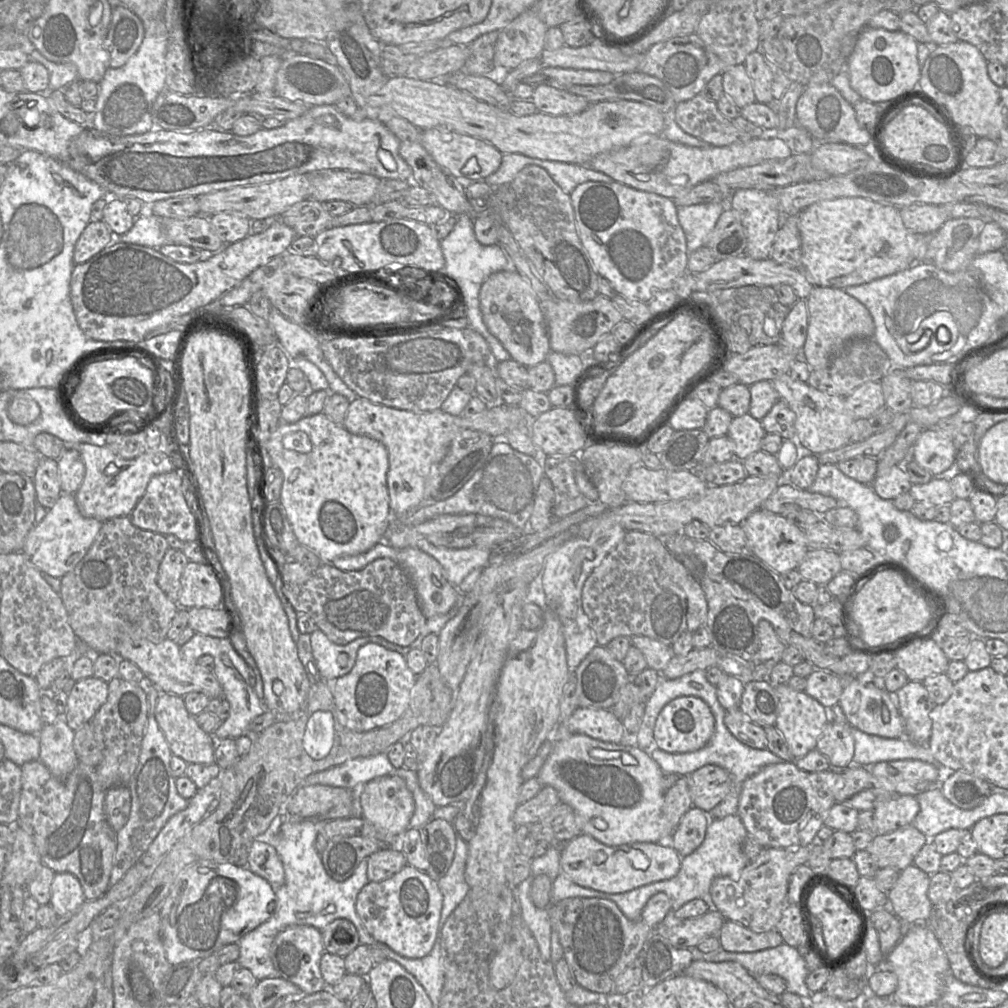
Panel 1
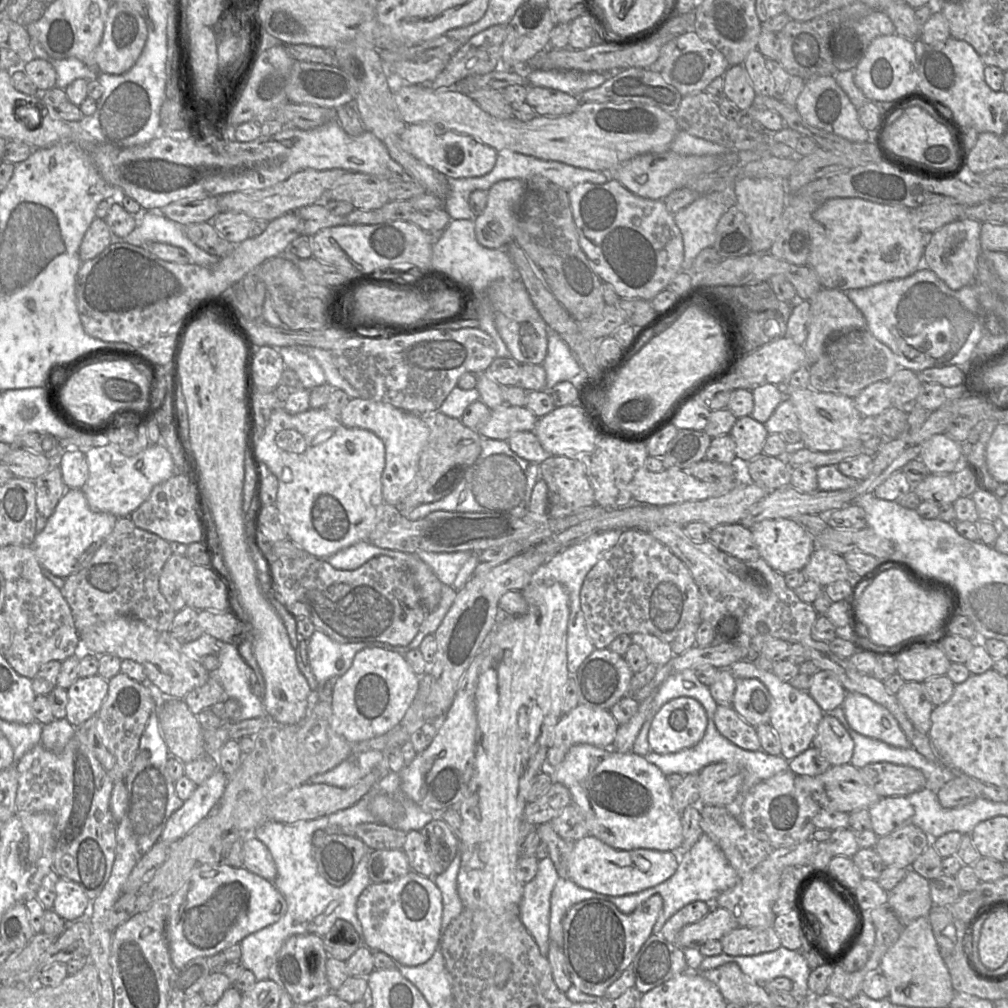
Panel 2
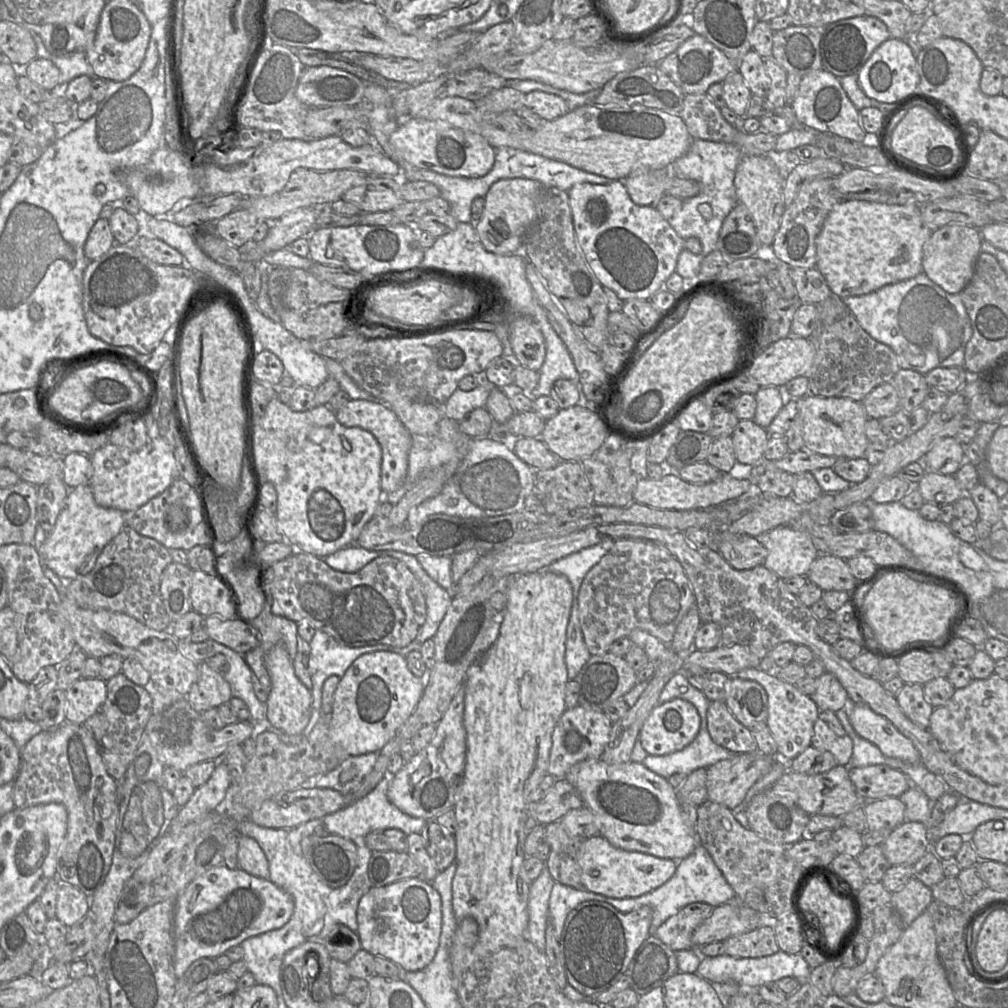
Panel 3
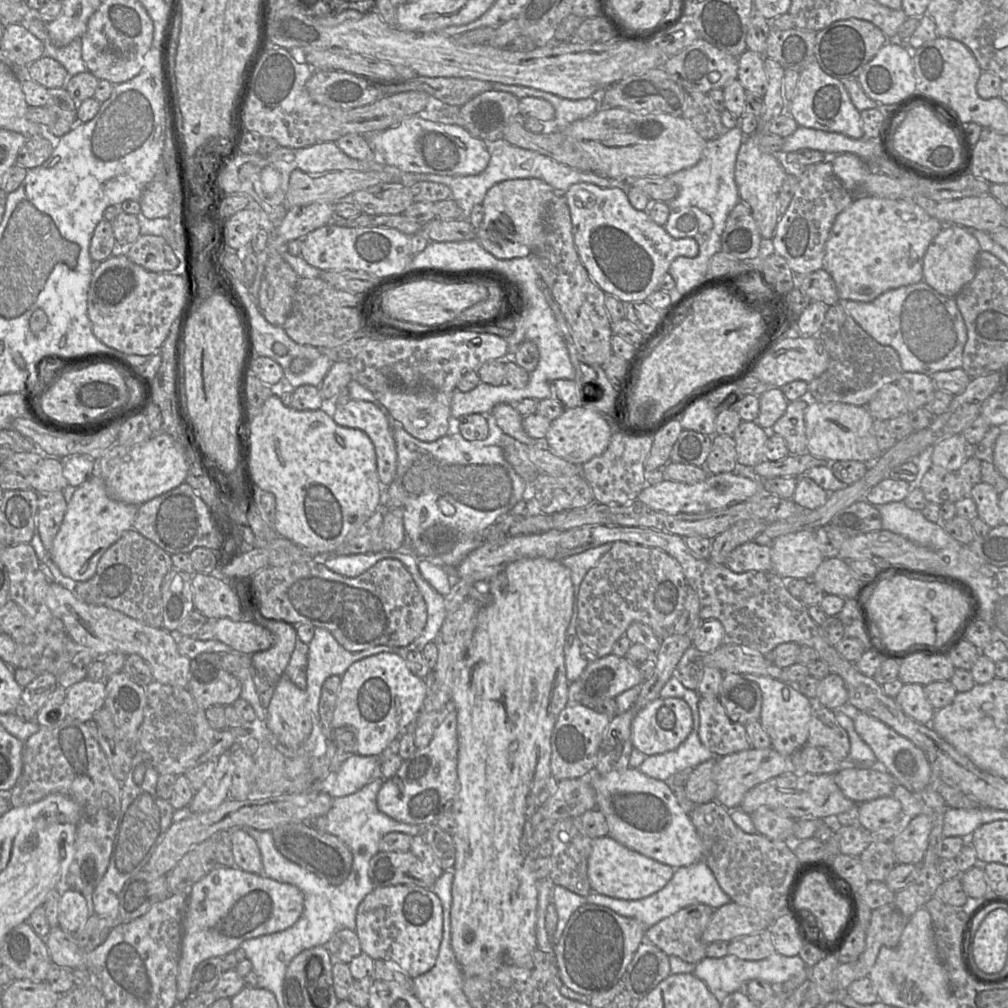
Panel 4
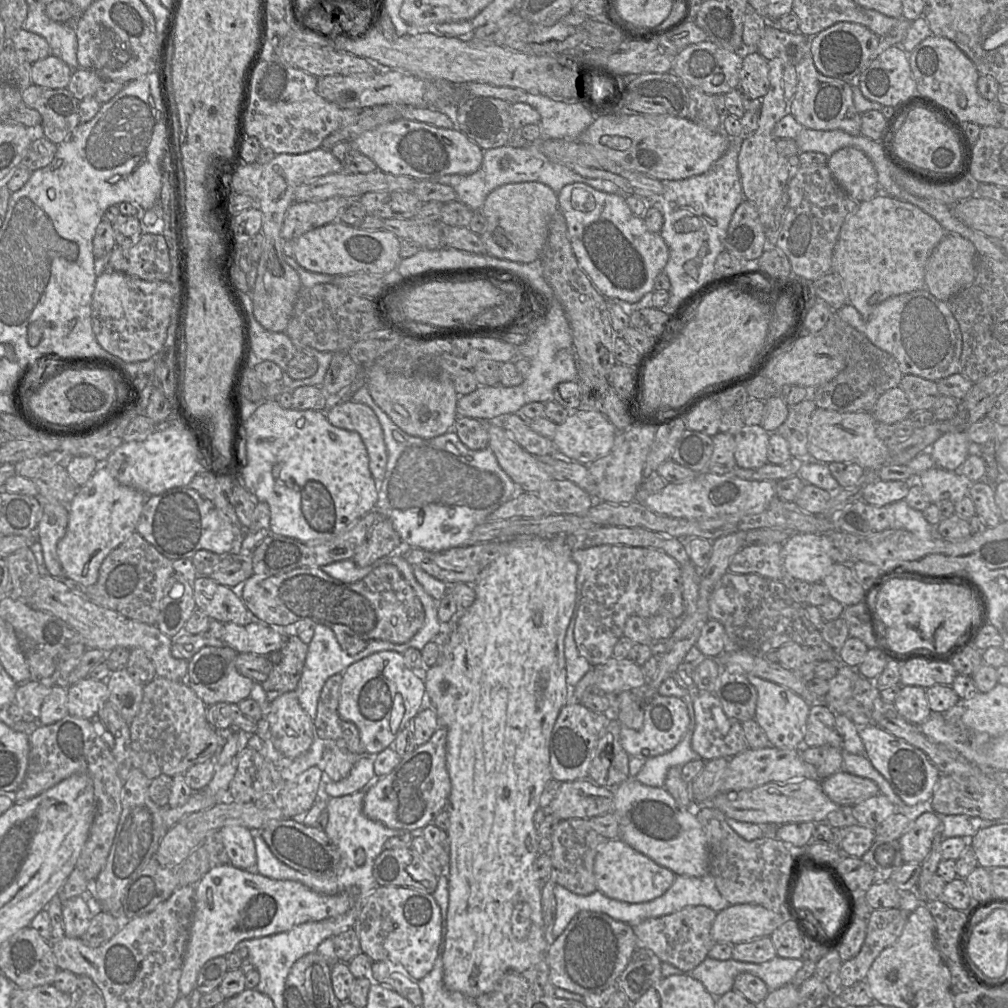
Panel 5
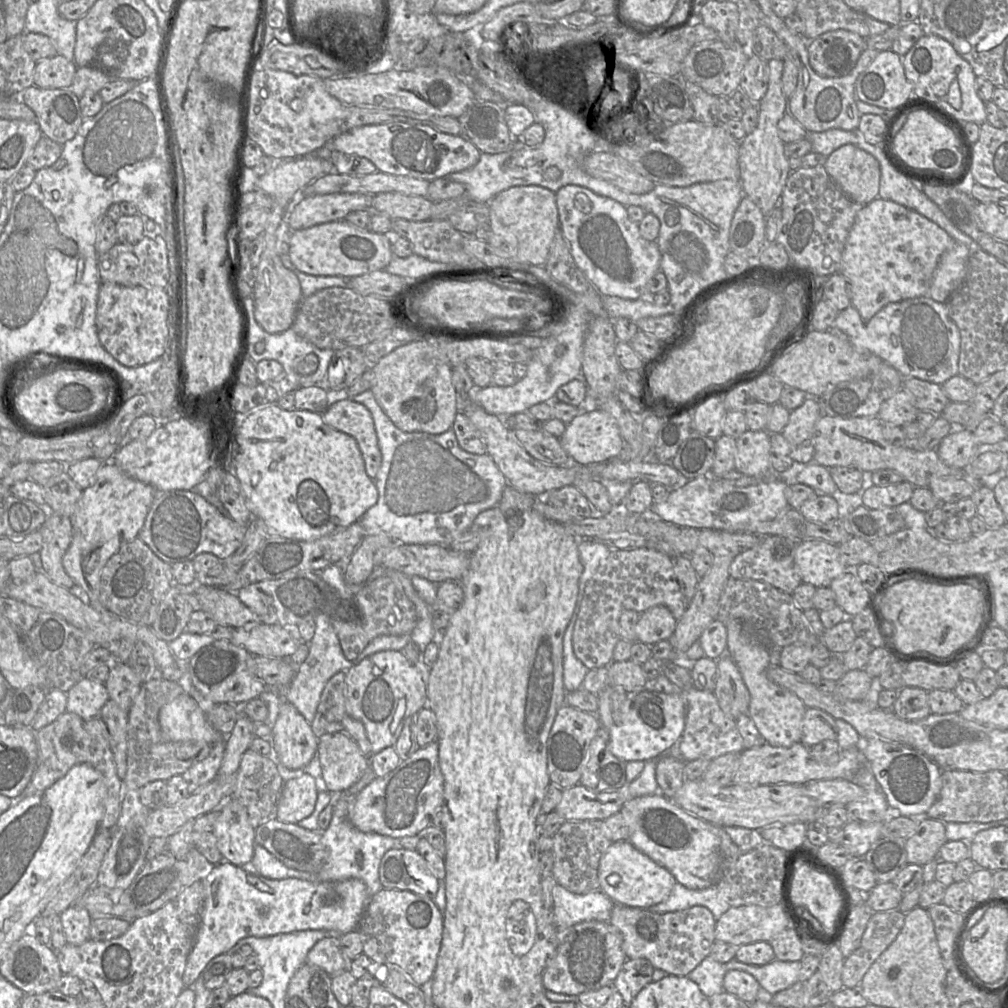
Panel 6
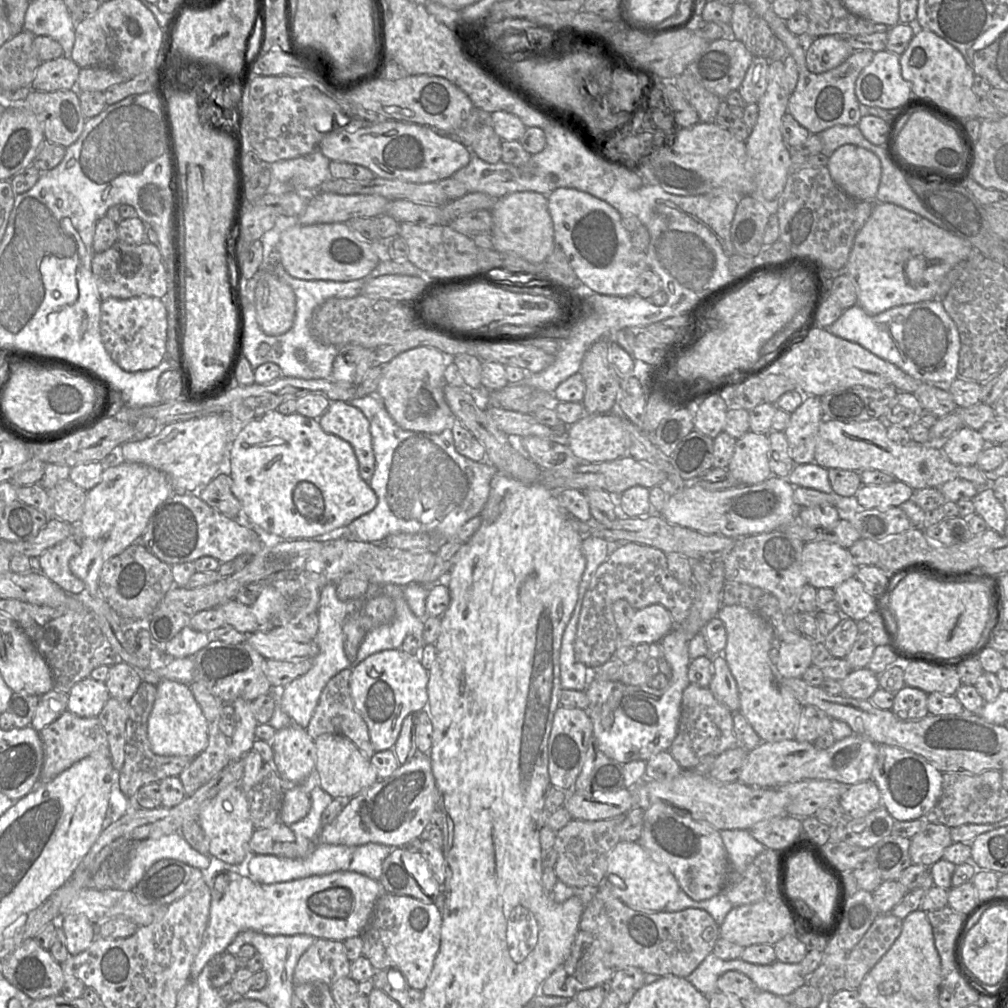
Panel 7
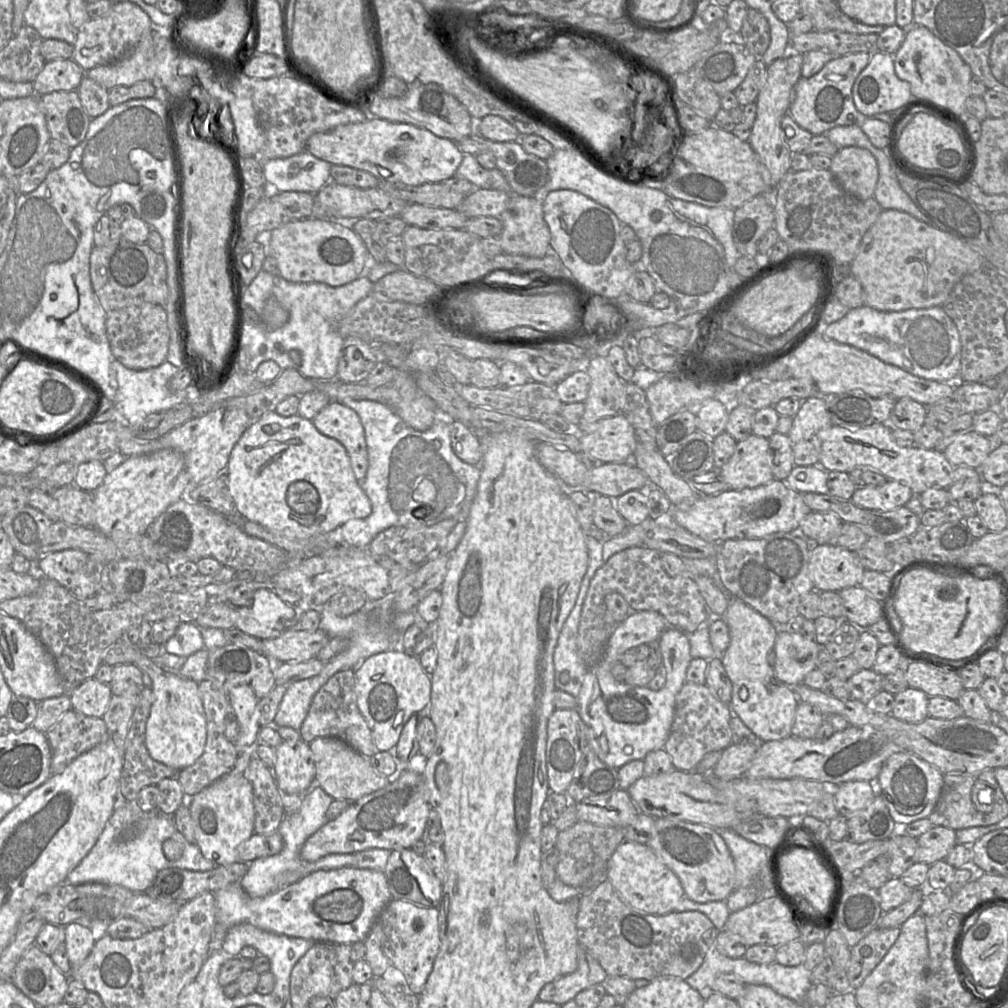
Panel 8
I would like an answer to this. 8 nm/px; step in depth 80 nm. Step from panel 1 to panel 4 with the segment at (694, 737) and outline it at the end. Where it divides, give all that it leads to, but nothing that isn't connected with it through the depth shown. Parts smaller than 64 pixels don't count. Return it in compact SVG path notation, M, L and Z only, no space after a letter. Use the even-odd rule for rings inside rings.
M657 698L635 716L631 727L633 748L647 756L663 754L678 748L689 736L693 728L692 712L681 698Z

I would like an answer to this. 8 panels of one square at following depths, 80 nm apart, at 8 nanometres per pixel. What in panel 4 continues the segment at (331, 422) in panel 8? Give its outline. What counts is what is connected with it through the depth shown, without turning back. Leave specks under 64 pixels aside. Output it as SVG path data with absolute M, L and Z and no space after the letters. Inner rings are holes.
M351 399L346 404L333 408L332 418L342 427L359 429L369 436L375 448L377 473L384 491L394 480L397 468L396 445L386 416L371 402Z

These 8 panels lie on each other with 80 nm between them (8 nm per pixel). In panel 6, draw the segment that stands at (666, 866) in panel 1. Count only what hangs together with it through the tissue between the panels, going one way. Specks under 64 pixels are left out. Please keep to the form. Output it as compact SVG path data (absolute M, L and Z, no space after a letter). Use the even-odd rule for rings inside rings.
M630 841L612 842L600 859L598 868L600 891L604 892L615 904L648 909L665 900L675 883L675 877L663 866L638 850ZM617 875L620 882L611 885L607 878Z

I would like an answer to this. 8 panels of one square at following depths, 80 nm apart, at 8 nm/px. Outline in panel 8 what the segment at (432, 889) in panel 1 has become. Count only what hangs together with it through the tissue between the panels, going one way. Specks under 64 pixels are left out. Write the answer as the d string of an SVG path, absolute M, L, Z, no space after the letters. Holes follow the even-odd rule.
M392 899L373 924L364 944L365 959L372 968L373 977L381 977L389 967L394 967L403 973L410 991L419 996L440 949L439 910L437 907L418 906L407 901Z

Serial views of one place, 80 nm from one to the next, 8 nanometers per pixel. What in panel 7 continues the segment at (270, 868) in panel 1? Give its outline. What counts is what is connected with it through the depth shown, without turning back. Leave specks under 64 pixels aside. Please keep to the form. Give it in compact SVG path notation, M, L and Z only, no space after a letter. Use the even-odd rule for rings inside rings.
M231 784L200 808L197 821L209 839L209 854L227 864L246 862L250 853L248 844L255 830L247 798L240 784Z

